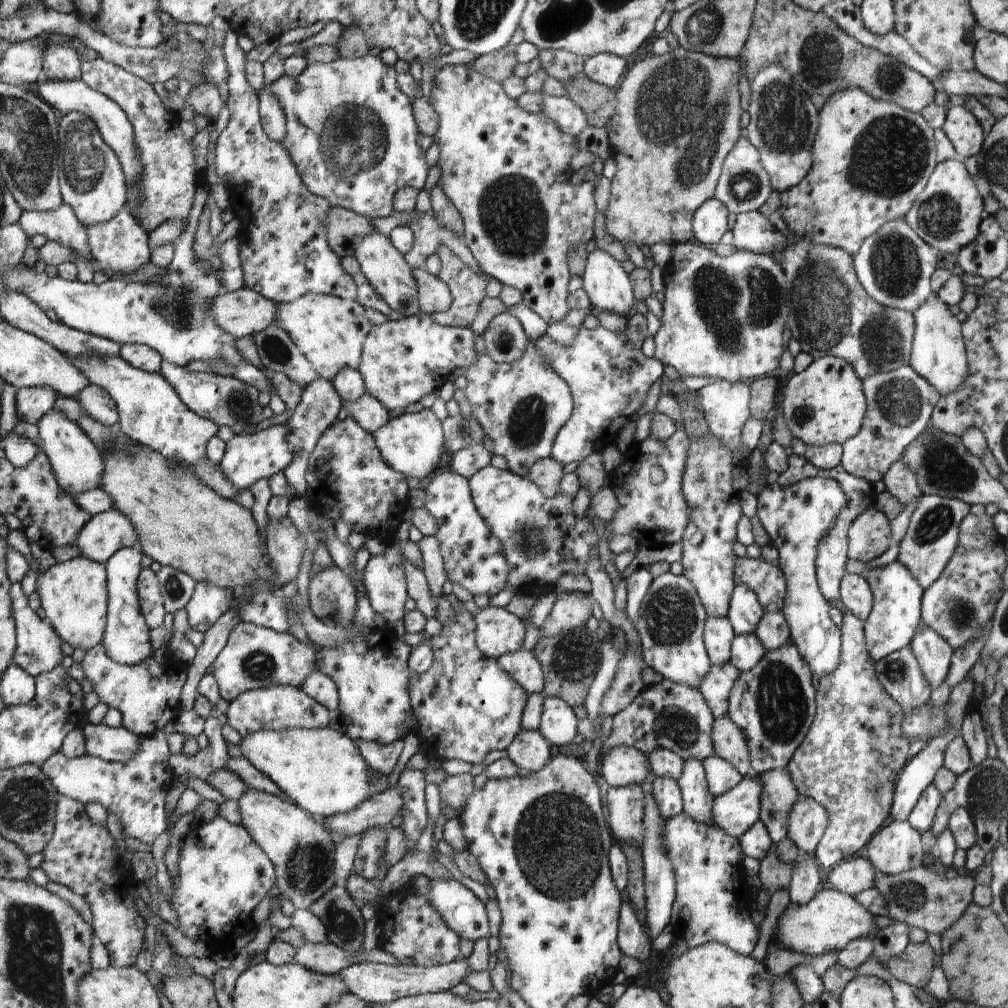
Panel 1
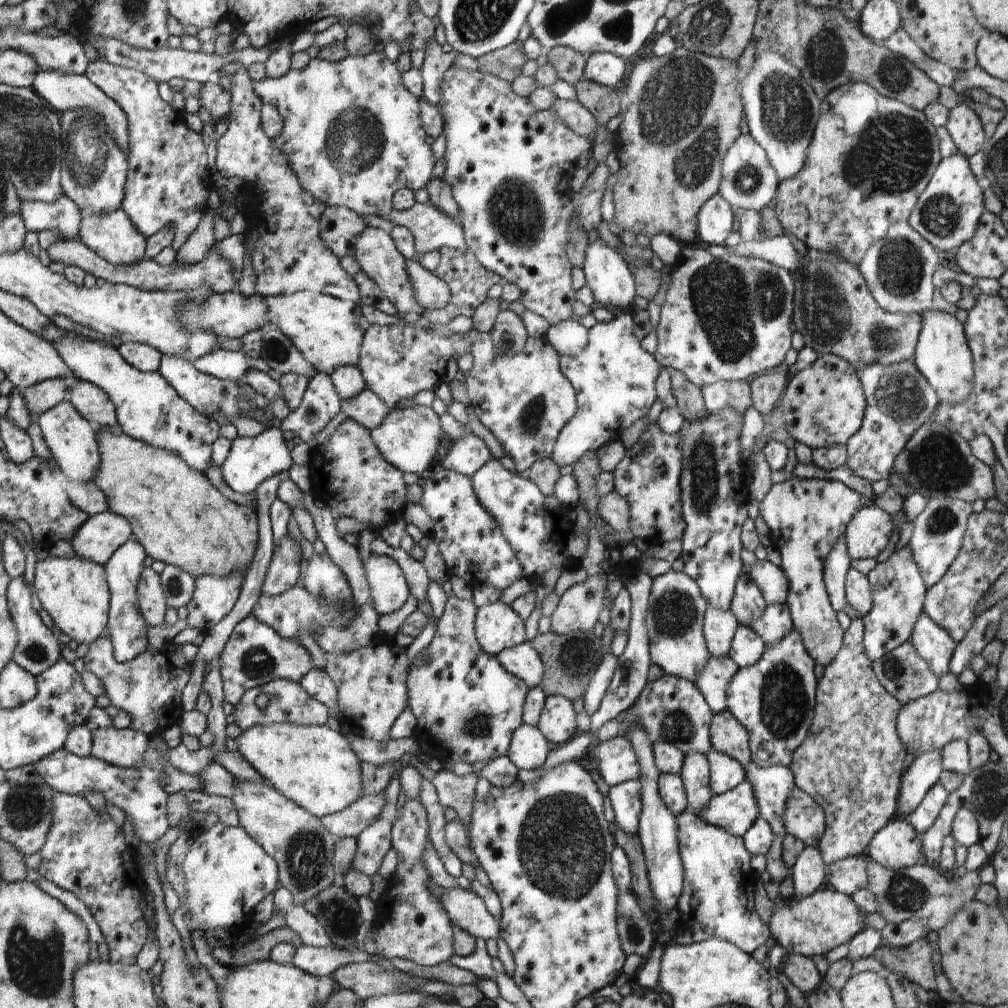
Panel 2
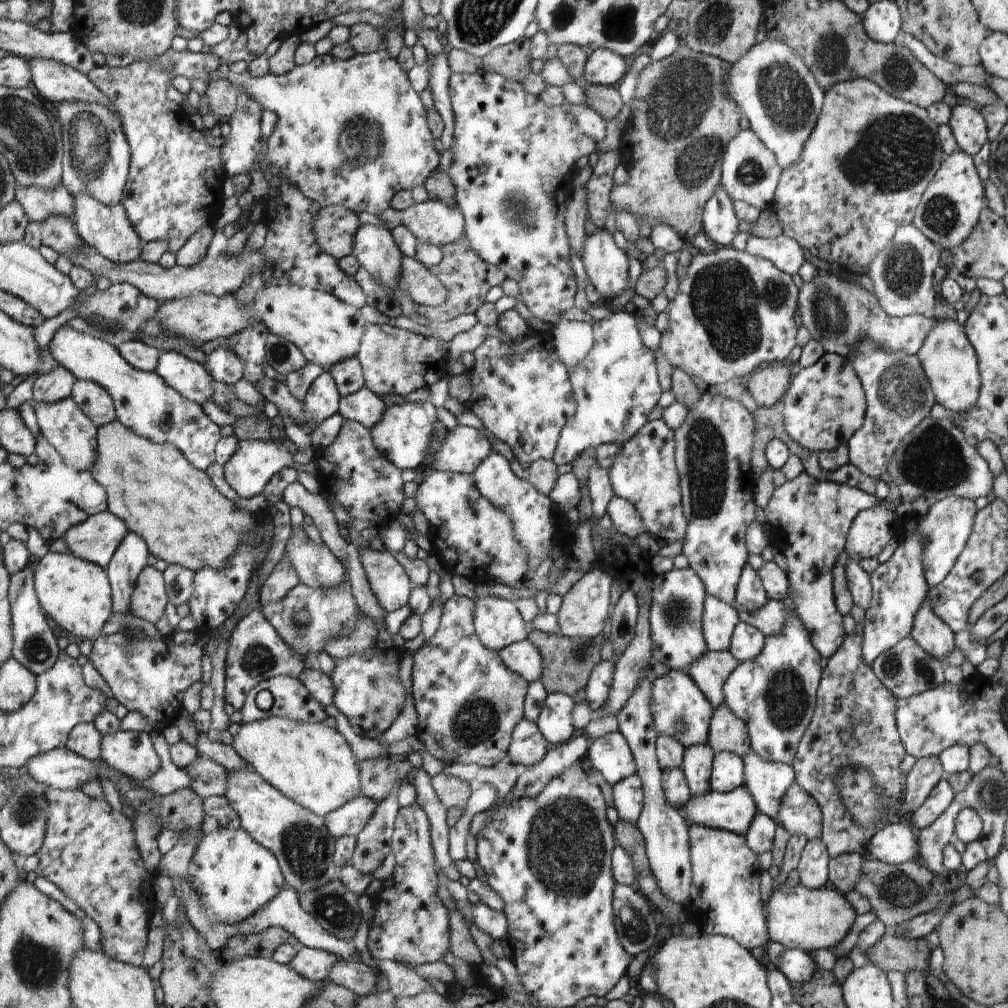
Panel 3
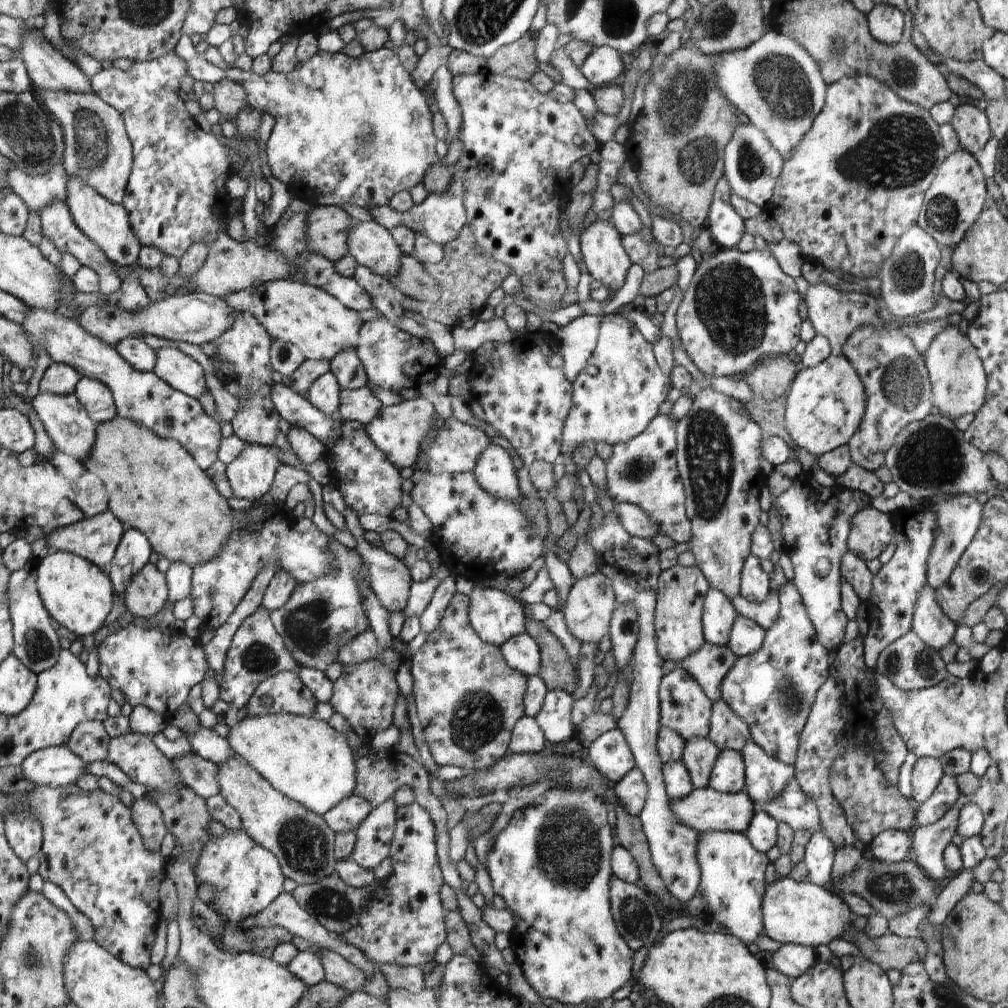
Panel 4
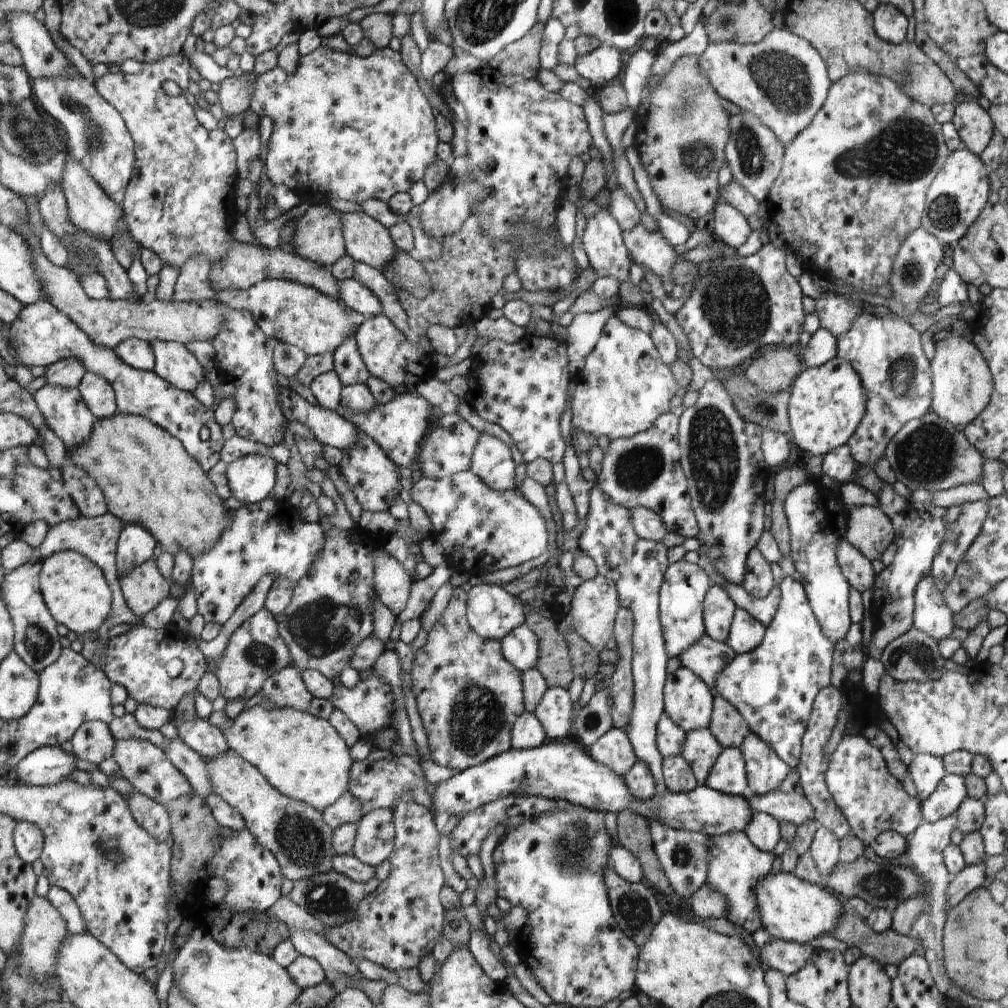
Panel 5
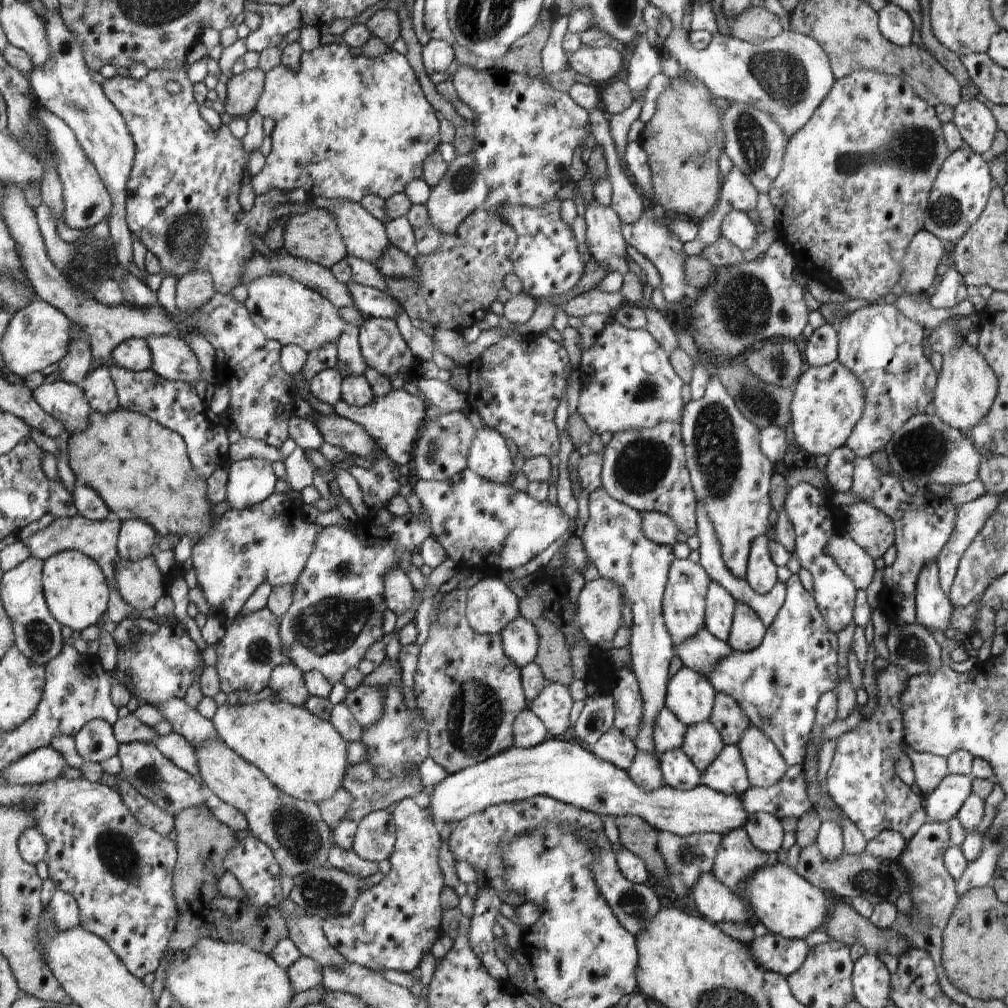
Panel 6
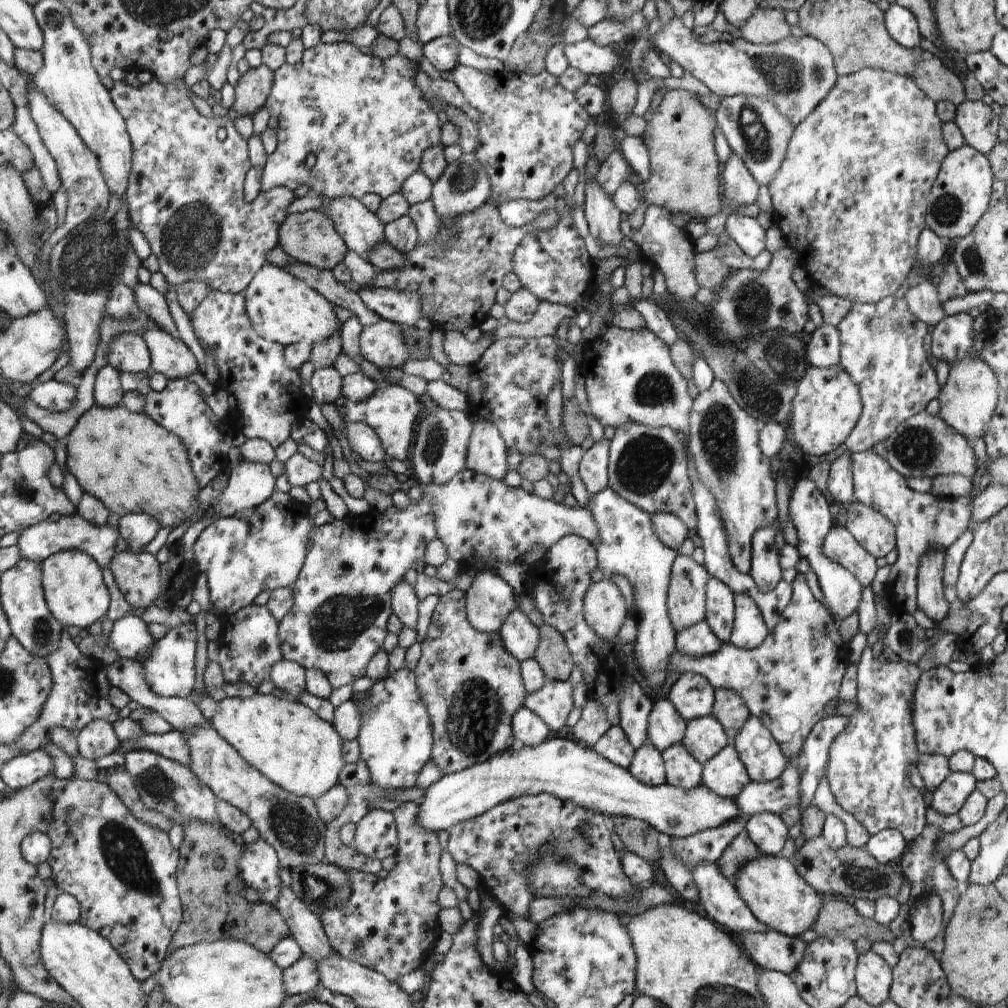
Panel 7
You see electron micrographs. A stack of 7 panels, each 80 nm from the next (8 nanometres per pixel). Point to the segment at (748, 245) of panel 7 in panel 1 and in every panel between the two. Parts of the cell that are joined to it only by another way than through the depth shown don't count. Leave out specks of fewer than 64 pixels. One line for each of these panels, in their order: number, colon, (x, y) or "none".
1: (710, 222)
2: (715, 220)
3: (720, 224)
4: (725, 223)
5: (729, 225)
6: (736, 226)

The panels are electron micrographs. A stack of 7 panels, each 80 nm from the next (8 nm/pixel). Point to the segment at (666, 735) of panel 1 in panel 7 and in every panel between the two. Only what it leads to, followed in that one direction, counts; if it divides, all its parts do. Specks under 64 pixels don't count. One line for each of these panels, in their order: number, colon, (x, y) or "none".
2: (671, 709)
3: (681, 711)
4: (685, 708)
5: (688, 700)
6: (690, 695)
7: (693, 696)

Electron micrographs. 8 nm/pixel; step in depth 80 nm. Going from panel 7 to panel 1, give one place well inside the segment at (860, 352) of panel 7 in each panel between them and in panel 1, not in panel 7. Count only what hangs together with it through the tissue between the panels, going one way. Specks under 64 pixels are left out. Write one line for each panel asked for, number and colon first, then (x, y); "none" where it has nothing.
1: (899, 404)
2: (899, 399)
3: (898, 394)
4: (898, 388)
5: (896, 375)
6: (883, 348)

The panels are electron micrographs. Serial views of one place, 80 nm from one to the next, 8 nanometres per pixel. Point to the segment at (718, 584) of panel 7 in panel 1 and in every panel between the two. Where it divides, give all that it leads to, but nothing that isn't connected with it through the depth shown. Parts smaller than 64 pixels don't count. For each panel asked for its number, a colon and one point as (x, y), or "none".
1: (719, 634)
2: (719, 626)
3: (719, 620)
4: (719, 614)
5: (719, 608)
6: (720, 605)

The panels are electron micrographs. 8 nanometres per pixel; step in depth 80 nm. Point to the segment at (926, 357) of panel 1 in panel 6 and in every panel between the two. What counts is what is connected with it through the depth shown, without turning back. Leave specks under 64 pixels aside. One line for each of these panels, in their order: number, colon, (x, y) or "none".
2: (942, 354)
3: (948, 359)
4: (958, 381)
5: (962, 384)
6: (966, 387)

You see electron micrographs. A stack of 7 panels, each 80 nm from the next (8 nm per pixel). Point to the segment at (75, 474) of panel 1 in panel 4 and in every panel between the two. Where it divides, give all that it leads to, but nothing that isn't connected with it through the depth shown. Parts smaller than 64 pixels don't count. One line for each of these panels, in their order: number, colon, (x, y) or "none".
2: (72, 440)
3: (74, 436)
4: (71, 429)

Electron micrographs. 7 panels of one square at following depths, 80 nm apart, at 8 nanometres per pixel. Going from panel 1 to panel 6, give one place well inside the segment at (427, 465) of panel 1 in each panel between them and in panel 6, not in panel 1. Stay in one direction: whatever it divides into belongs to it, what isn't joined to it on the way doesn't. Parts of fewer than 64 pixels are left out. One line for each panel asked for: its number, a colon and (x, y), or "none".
2: (409, 438)
3: (403, 434)
4: (399, 430)
5: (399, 426)
6: (393, 421)

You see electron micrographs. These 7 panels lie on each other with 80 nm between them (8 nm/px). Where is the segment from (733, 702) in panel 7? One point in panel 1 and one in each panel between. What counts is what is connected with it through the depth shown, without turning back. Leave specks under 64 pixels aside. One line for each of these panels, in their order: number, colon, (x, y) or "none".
1: (730, 744)
2: (728, 736)
3: (728, 732)
4: (728, 731)
5: (727, 724)
6: (729, 718)

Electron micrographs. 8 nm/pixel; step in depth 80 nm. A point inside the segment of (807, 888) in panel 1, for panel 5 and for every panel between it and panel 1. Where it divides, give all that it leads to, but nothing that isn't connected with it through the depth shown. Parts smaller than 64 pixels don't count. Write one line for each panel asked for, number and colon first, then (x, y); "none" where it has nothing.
2: (807, 874)
3: (813, 865)
4: (820, 852)
5: (824, 849)

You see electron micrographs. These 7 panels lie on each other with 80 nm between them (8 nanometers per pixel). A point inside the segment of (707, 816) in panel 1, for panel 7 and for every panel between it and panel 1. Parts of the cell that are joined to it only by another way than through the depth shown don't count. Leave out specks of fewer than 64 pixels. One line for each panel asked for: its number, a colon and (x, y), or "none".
2: (696, 773)
3: (698, 762)
4: (699, 756)
5: (701, 749)
6: (703, 742)
7: (705, 737)

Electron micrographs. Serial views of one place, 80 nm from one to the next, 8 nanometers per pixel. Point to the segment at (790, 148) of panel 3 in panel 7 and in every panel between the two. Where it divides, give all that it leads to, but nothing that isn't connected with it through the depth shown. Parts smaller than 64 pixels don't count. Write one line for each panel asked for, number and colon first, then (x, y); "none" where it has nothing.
4: (776, 82)
5: (783, 80)
6: (788, 76)
7: (796, 73)

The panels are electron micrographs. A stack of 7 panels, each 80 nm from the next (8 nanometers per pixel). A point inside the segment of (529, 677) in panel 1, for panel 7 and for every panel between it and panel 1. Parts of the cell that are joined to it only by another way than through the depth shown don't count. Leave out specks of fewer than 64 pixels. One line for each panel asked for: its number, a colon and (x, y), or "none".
2: (523, 661)
3: (523, 657)
4: (522, 653)
5: (521, 647)
6: (520, 639)
7: (520, 637)

